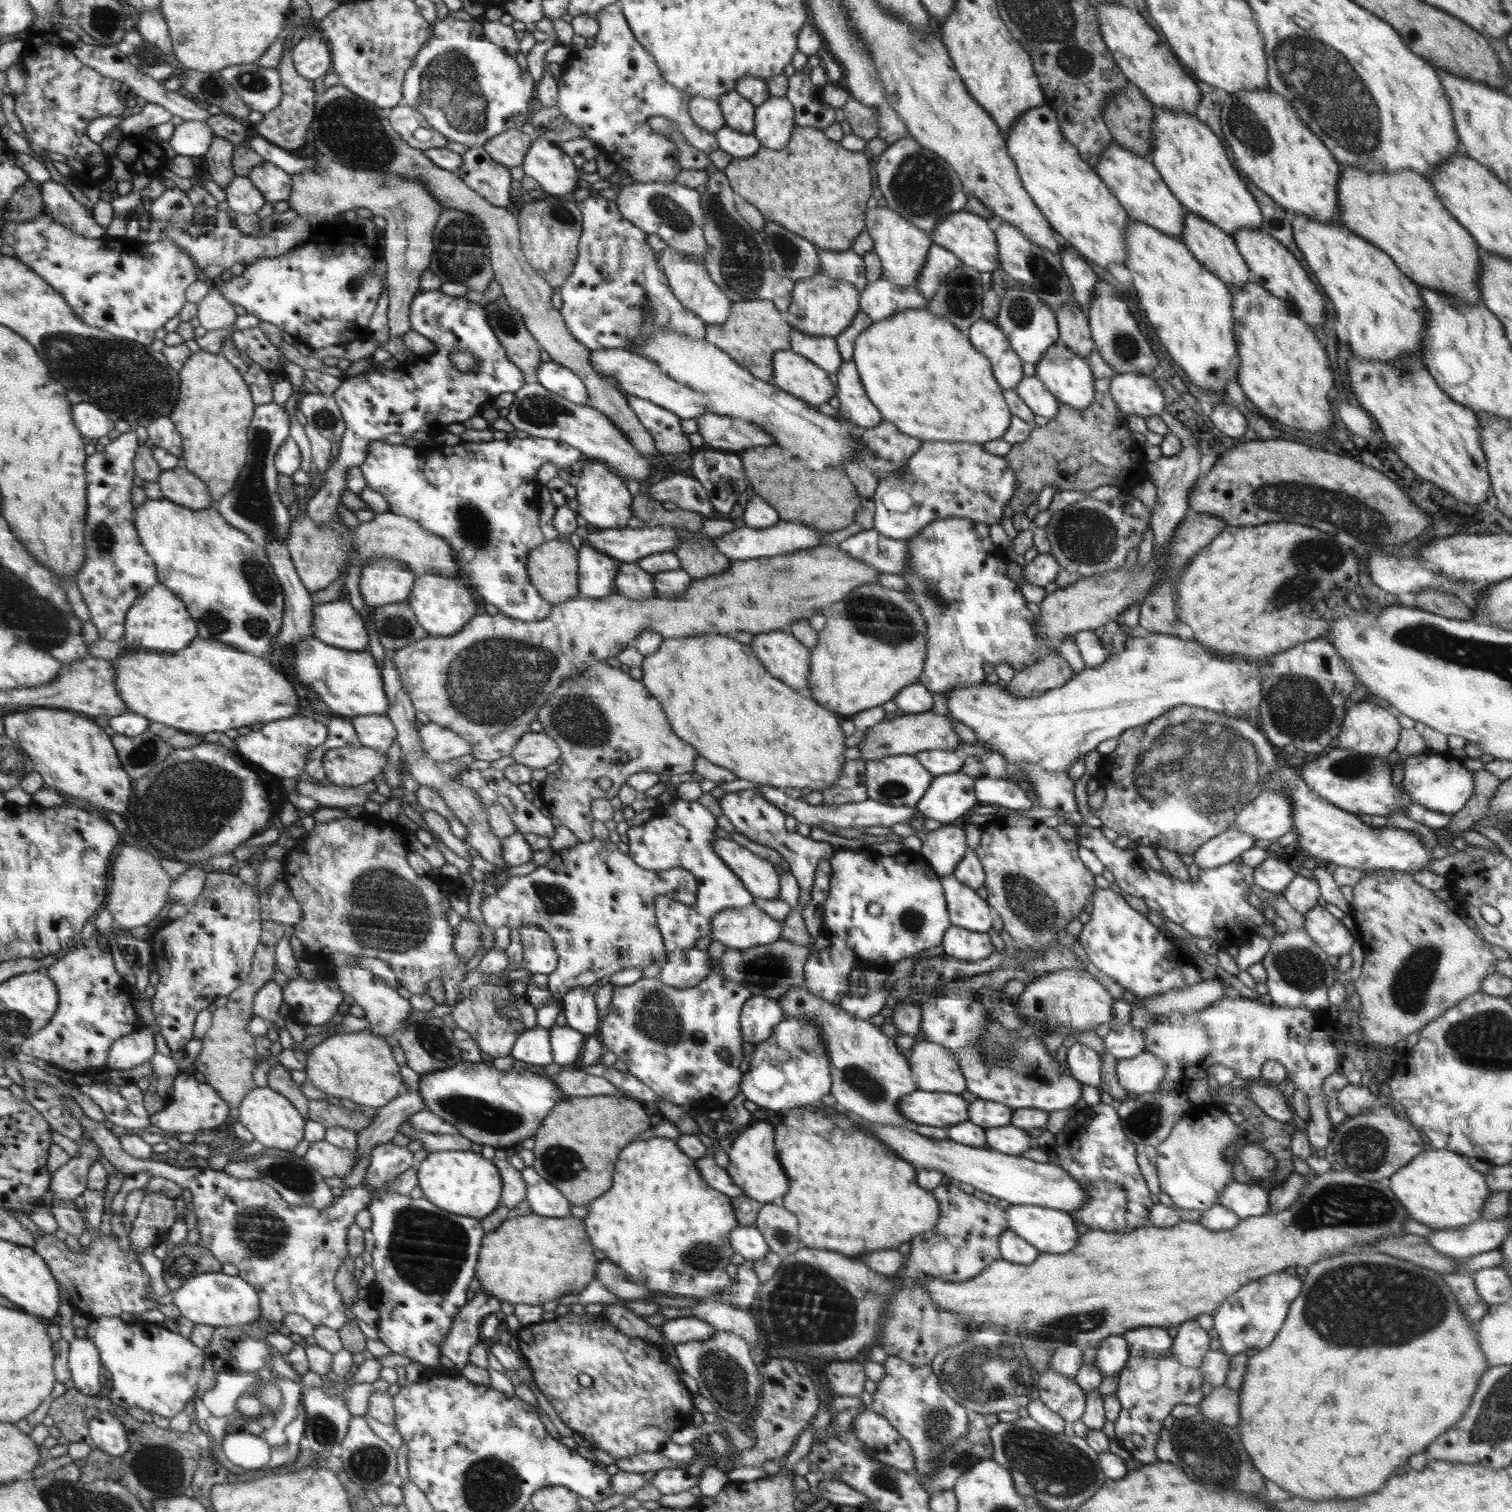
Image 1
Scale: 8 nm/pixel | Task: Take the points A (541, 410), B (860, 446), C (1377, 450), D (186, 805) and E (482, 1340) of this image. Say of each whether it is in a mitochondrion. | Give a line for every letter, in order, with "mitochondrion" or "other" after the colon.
A: mitochondrion
B: other
C: other
D: mitochondrion
E: other

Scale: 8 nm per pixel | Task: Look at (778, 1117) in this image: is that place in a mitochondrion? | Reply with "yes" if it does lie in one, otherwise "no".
no

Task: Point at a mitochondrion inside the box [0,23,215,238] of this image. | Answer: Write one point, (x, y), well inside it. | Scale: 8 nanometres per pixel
(146, 55)

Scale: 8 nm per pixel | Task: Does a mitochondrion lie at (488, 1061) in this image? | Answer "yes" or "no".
no

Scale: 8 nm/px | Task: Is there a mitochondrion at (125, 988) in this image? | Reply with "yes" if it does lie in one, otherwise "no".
no

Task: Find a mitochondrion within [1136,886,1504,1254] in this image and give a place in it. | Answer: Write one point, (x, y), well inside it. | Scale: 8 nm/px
(1353, 1204)

